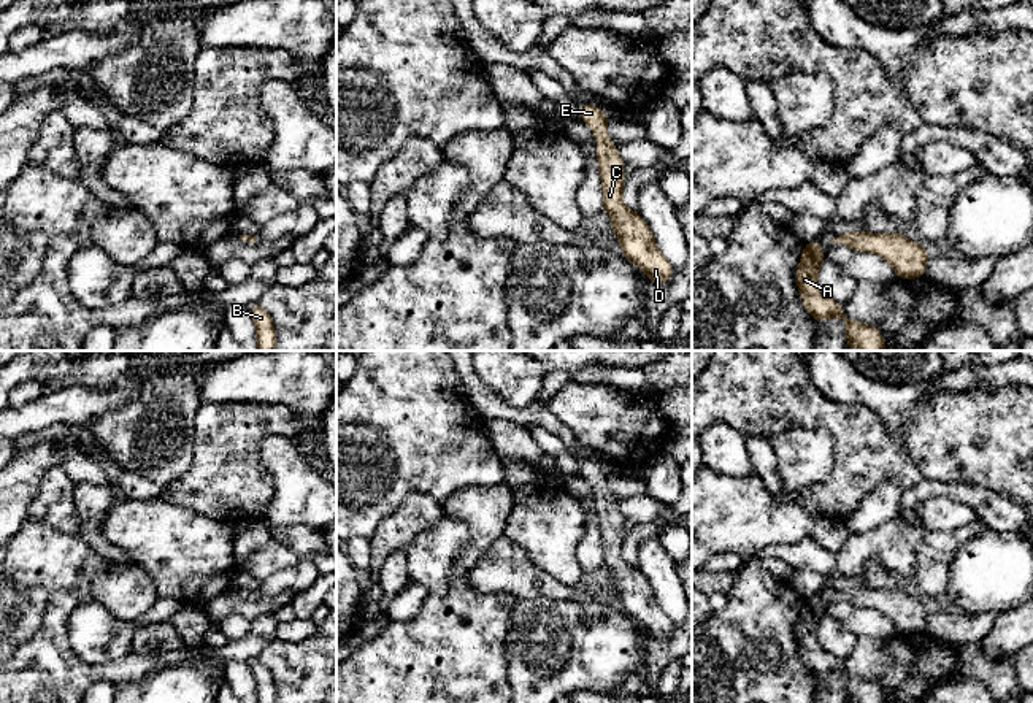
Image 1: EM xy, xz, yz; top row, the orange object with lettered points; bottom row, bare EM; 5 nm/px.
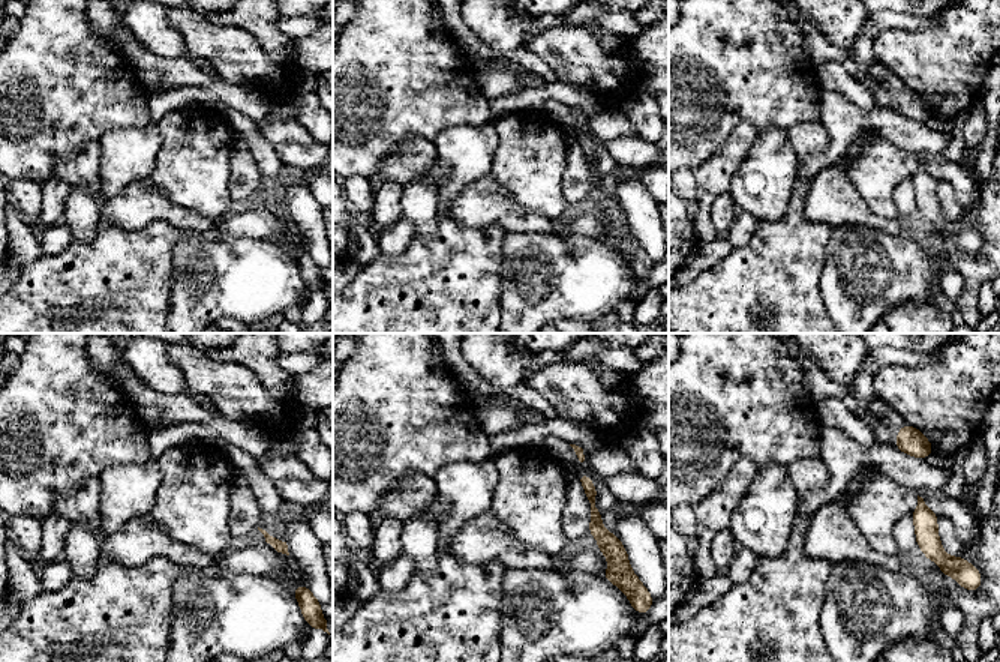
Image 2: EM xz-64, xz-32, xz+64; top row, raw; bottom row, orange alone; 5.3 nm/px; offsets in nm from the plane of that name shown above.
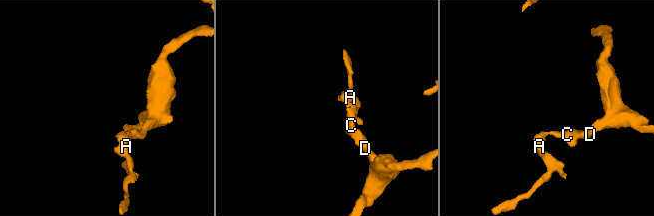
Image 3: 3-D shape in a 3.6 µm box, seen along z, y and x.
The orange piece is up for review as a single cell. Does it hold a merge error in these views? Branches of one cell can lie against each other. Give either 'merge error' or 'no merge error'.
no merge error

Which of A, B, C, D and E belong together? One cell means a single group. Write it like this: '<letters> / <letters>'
A B C D E

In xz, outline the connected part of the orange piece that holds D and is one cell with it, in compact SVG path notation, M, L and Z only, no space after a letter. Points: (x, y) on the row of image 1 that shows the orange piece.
M581 105L579 113L582 122L598 140L597 159L603 184L603 209L611 216L611 230L619 240L624 257L638 265L652 282L665 286L674 271L671 263L659 251L649 225L638 211L632 211L622 203L625 162L606 133L609 117L593 105Z

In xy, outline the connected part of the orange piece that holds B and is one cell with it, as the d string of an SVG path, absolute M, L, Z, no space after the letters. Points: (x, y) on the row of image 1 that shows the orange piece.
M254 303L249 308L255 324L259 351L275 351L276 330L271 316L260 306L260 303Z

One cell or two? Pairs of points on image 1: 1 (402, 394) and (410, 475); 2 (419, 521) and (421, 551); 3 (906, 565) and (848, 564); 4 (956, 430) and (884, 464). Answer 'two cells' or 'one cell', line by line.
1: one cell
2: two cells
3: one cell
4: two cells

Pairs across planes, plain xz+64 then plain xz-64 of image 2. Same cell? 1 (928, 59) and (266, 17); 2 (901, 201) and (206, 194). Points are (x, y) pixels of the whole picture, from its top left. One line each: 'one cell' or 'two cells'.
1: two cells
2: two cells

